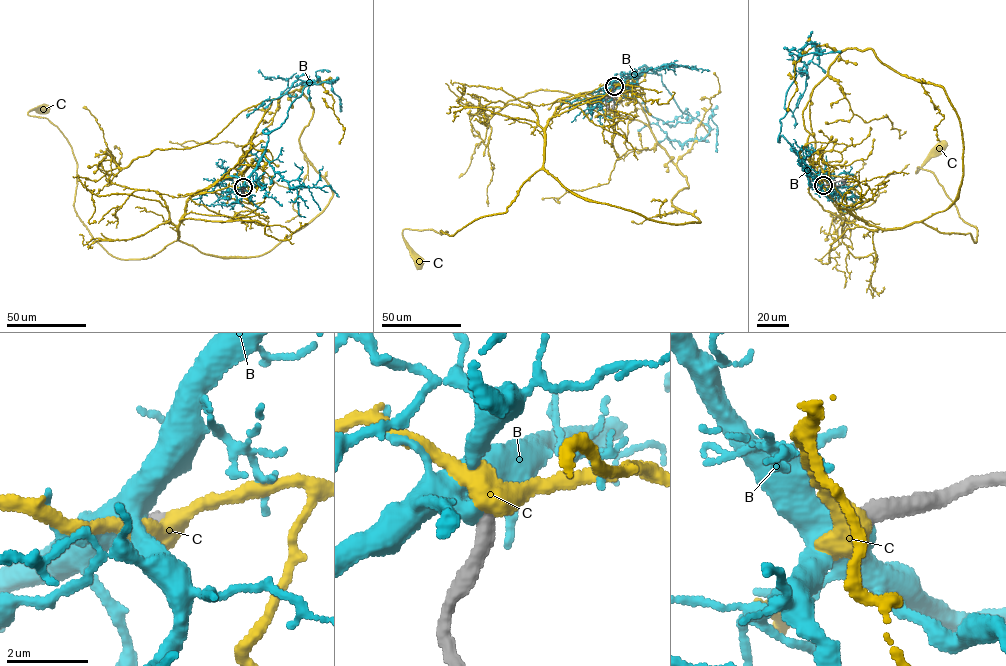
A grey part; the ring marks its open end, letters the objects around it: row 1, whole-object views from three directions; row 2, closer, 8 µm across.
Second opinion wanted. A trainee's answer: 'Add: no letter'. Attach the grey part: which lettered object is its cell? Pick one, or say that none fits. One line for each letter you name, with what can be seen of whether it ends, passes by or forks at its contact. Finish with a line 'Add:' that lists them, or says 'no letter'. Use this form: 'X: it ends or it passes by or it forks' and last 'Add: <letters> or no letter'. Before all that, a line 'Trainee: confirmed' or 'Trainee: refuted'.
Trainee: confirmed
Add: no letter

